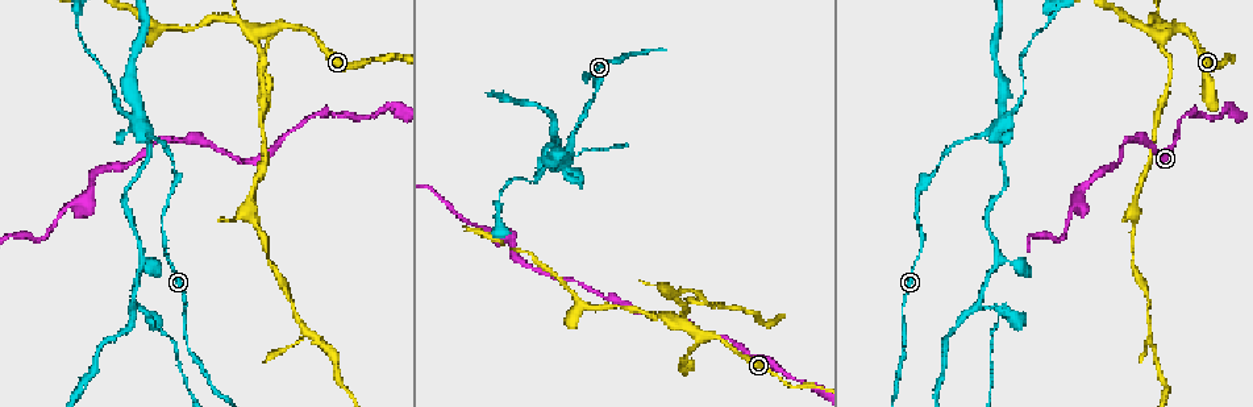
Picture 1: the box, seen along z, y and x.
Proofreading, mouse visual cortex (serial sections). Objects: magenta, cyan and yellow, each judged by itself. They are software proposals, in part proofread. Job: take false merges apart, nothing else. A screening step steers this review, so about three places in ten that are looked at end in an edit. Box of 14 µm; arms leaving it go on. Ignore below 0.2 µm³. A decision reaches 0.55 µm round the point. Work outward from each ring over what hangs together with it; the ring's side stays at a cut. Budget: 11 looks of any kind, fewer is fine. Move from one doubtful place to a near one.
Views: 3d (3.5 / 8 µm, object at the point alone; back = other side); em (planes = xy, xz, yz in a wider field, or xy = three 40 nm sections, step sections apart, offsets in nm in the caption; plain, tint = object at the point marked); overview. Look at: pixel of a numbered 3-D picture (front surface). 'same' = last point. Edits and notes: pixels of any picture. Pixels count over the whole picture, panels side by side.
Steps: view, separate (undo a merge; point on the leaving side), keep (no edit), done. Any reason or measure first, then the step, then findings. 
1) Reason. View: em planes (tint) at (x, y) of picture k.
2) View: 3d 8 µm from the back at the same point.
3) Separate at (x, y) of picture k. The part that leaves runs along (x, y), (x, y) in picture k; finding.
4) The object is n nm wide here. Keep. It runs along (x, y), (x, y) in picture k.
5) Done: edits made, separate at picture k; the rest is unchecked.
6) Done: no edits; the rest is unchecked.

Thin neck. View: 3d 3.5 µm at (173, 162) of picture 1.

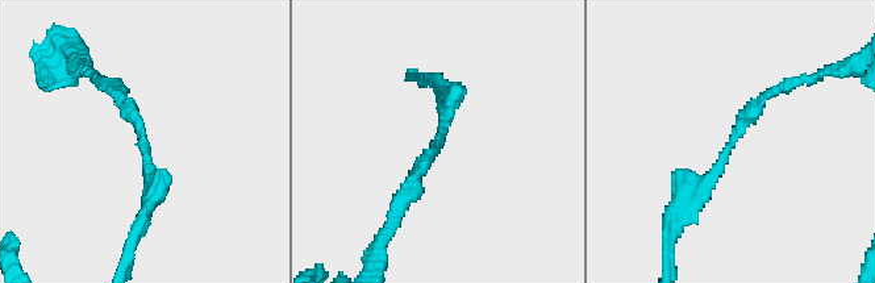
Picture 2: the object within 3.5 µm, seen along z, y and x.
View: em xy step 3 (tint) at (439, 139) of picture 2.

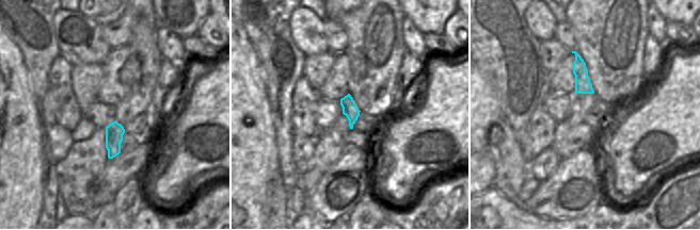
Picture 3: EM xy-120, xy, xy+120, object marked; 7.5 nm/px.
The object is 120 nm wide here. Keep. It runs along (148, 205), (140, 124), (111, 88) in picture 2; all the same cell.

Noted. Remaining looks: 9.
Three arms meet. View: 3d 3.5 µm at (1004, 117) of picture 1.

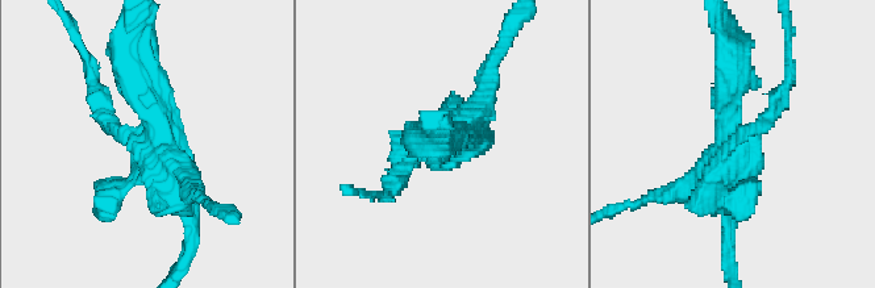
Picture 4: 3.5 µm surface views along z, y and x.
Now the EM. View: em xy step 1 (tint) at (137, 139) of picture 4.

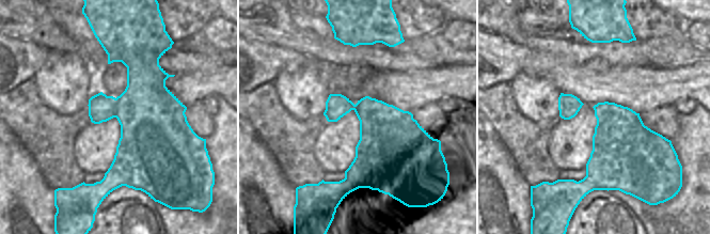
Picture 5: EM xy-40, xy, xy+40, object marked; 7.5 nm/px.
Separate at (142, 94) of picture 4. The part that leaves runs along (462, 126), (453, 140), (425, 140) in picture 4; two cells meet here.

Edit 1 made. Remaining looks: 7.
Calibre changes. View: 3d 3.5 µm at (65, 205) of picture 1.

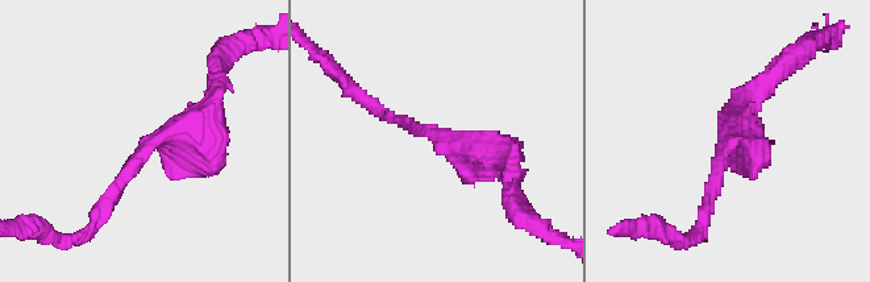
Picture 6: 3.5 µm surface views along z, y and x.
The arms are 150, 400 nm wide; now the EM. View: em planes (tint) at (725, 151) of picture 6.

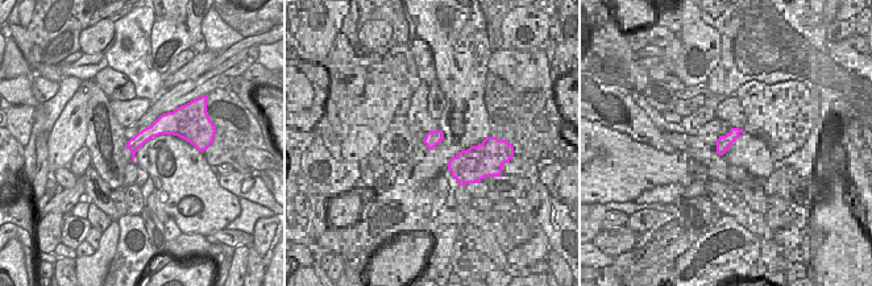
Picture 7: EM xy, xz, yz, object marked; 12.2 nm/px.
Keep. It runs along (209, 106), (194, 129), (157, 137), (96, 219) in picture 6; continuous, no second cell.

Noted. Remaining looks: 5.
Three arms meet. View: 3d 8 µm from the back at (259, 36) of picture 1.

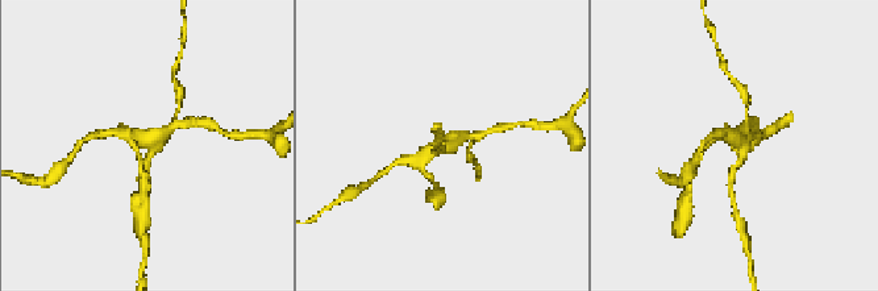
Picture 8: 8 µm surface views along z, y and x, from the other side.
Zoom in. View: 3d 3.5 µm at (738, 143) of picture 8.

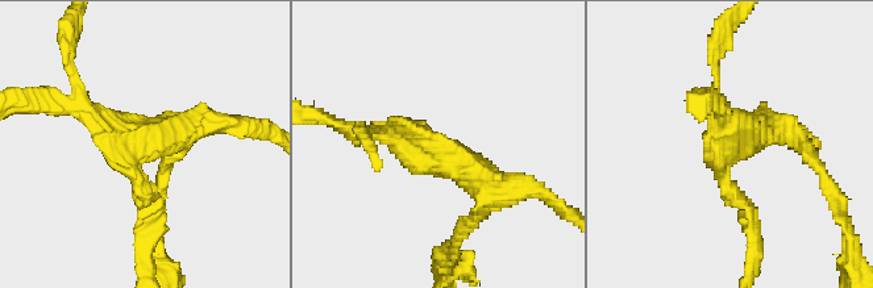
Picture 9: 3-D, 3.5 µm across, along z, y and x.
View: em xy step 2 (tint) at (136, 146) of picture 9.

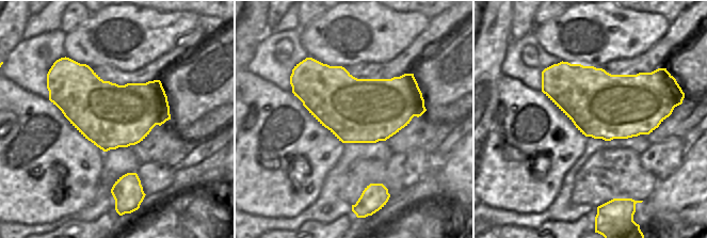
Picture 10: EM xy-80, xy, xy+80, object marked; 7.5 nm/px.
The arms are 150, 250, 350 nm wide. Separate at (65, 49) of picture 9. A border runs along (61, 98), (69, 102), (68, 118) in picture 10; a second cell is stuck on.

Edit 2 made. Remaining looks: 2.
Done: edits made, separate at picture 4, separate at picture 9; the rest is unchecked.

